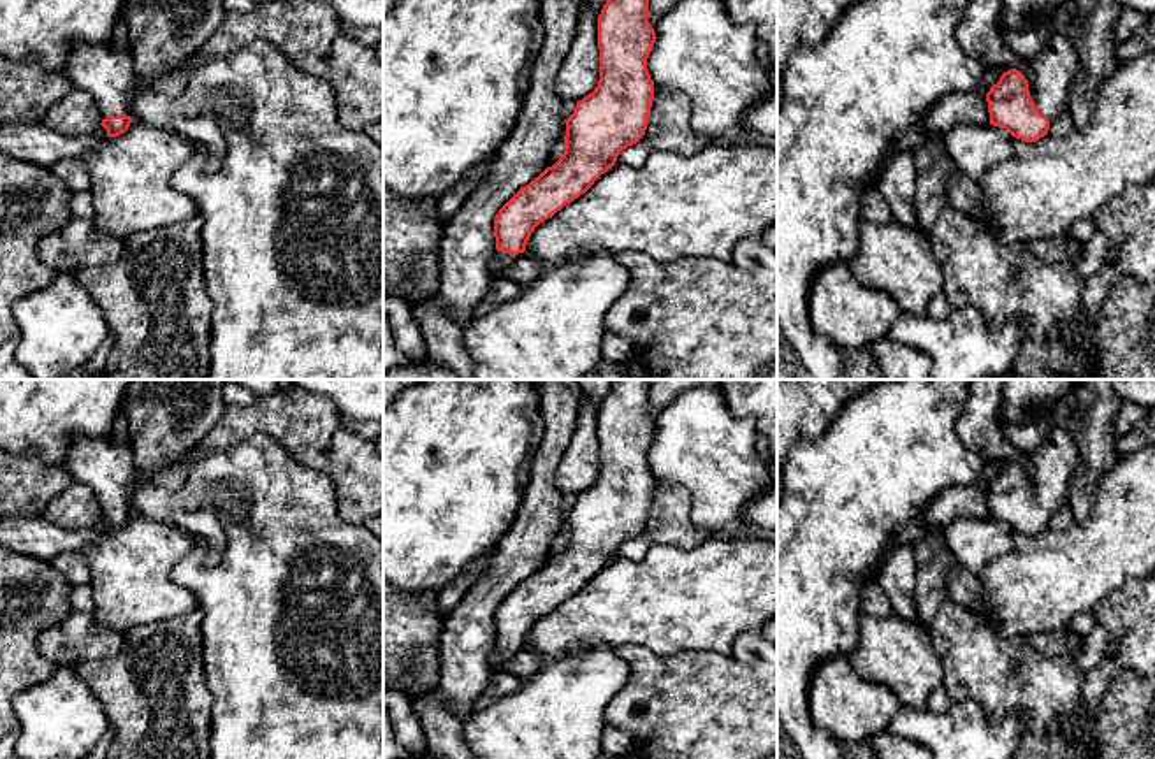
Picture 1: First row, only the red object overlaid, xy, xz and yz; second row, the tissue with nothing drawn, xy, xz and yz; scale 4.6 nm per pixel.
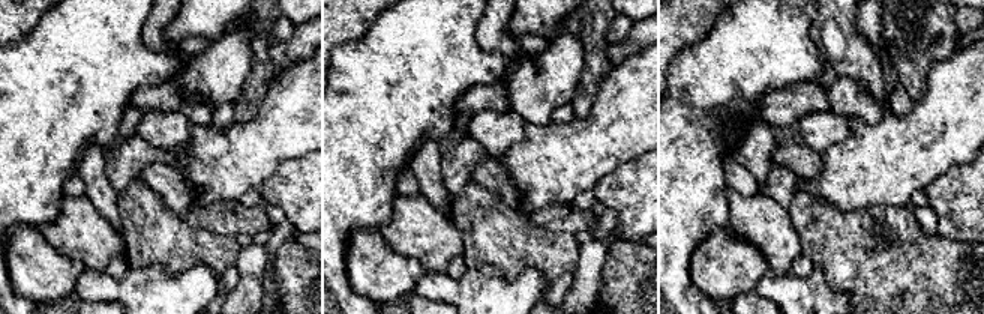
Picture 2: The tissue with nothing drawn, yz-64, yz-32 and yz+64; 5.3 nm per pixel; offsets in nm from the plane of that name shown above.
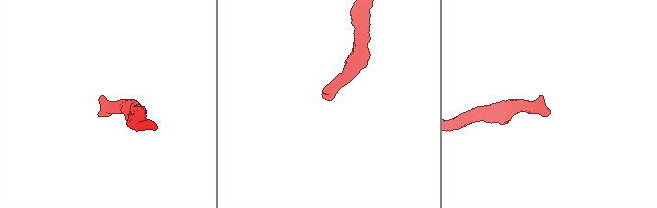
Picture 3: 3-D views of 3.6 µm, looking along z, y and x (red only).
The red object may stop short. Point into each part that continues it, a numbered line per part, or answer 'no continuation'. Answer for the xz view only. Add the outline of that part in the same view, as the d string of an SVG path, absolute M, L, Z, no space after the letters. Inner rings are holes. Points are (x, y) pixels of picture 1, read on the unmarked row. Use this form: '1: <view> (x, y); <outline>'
1: xz (503, 654); M498 645L494 647L494 654L501 662L512 661L519 652L522 652L526 647L519 647L519 648L510 648L505 645Z

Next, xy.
1: xy (104, 464); M77 436L69 446L63 466L74 481L91 488L102 513L118 508L130 510L130 487L135 480L130 441Z

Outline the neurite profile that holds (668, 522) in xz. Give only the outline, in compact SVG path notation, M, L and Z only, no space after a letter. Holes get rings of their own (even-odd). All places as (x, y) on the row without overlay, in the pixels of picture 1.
M654 480L654 494L645 529L621 545L615 557L642 560L652 545L693 550L710 536L691 522L691 495L680 485Z

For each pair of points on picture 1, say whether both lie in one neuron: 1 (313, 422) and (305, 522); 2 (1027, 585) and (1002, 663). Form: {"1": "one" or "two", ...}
{"1": "two", "2": "two"}

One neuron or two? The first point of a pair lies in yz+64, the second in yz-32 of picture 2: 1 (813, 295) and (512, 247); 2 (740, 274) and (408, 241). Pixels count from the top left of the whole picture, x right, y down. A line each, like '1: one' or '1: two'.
1: two
2: two

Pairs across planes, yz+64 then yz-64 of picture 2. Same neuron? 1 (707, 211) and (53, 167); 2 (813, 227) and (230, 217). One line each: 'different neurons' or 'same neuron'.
1: same neuron
2: different neurons

